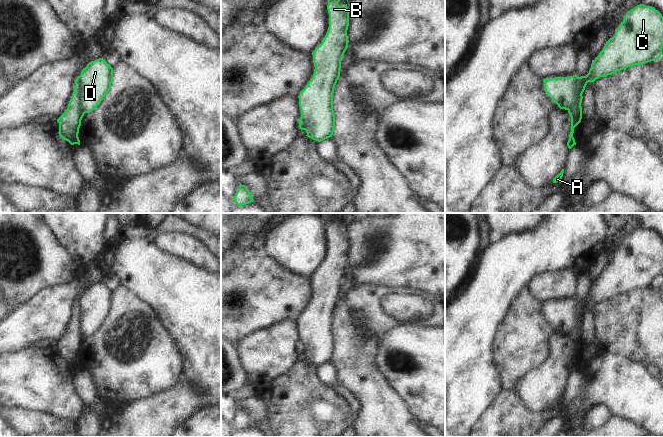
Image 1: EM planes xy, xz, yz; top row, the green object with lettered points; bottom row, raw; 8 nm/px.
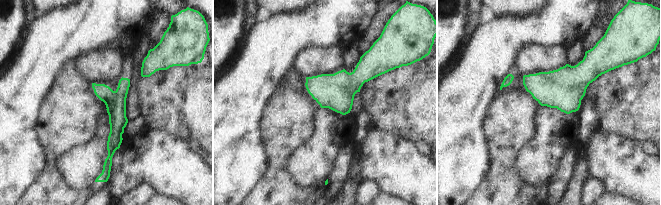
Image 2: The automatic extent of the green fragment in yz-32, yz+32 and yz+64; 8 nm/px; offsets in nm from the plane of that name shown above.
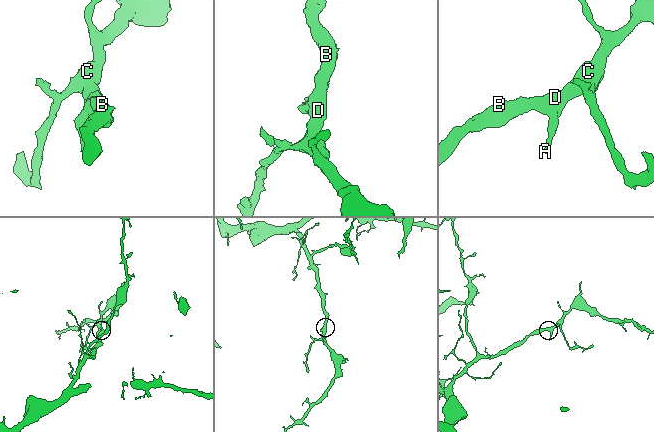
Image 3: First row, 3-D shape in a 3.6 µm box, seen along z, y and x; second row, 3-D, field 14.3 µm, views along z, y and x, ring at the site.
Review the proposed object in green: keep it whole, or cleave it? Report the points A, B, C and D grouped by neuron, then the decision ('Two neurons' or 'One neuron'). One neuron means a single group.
Groups: A / B C D. Two neurons

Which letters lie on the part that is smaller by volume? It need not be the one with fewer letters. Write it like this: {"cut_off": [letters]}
{"cut_off": ["A"]}

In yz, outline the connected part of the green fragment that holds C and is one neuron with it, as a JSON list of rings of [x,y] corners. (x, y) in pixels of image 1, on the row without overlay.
[[[637,229],[624,239],[615,259],[592,284],[587,307],[634,289],[657,284],[663,272],[663,240],[654,231]]]

